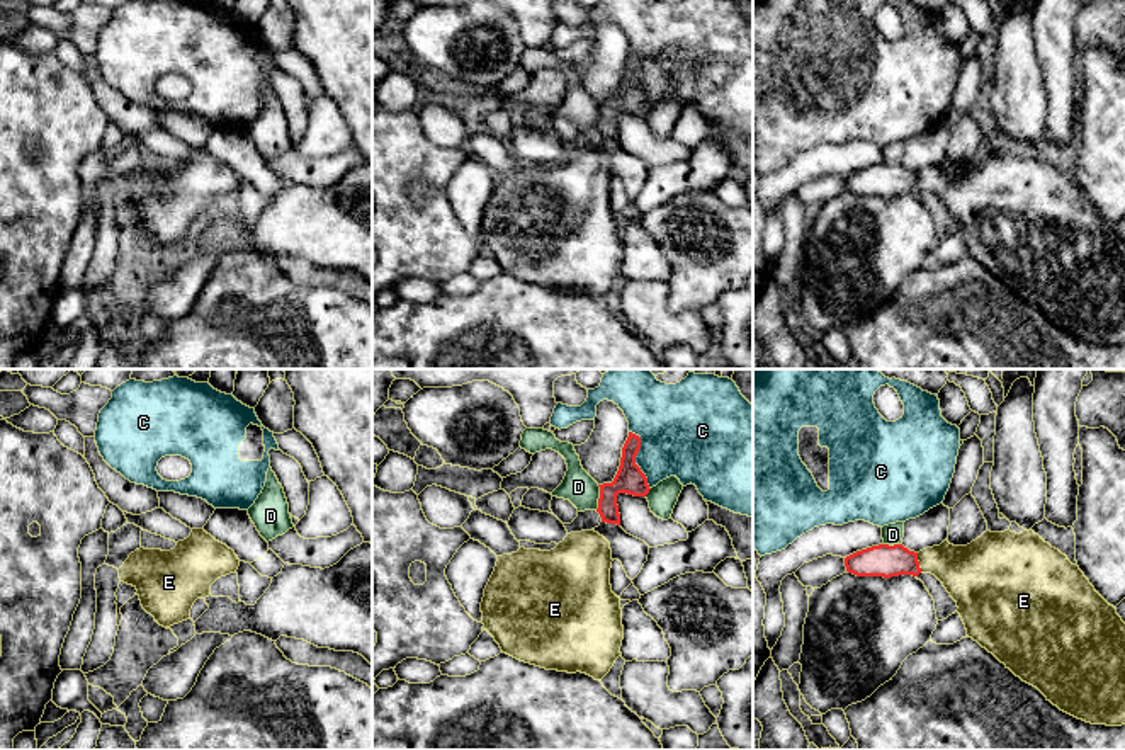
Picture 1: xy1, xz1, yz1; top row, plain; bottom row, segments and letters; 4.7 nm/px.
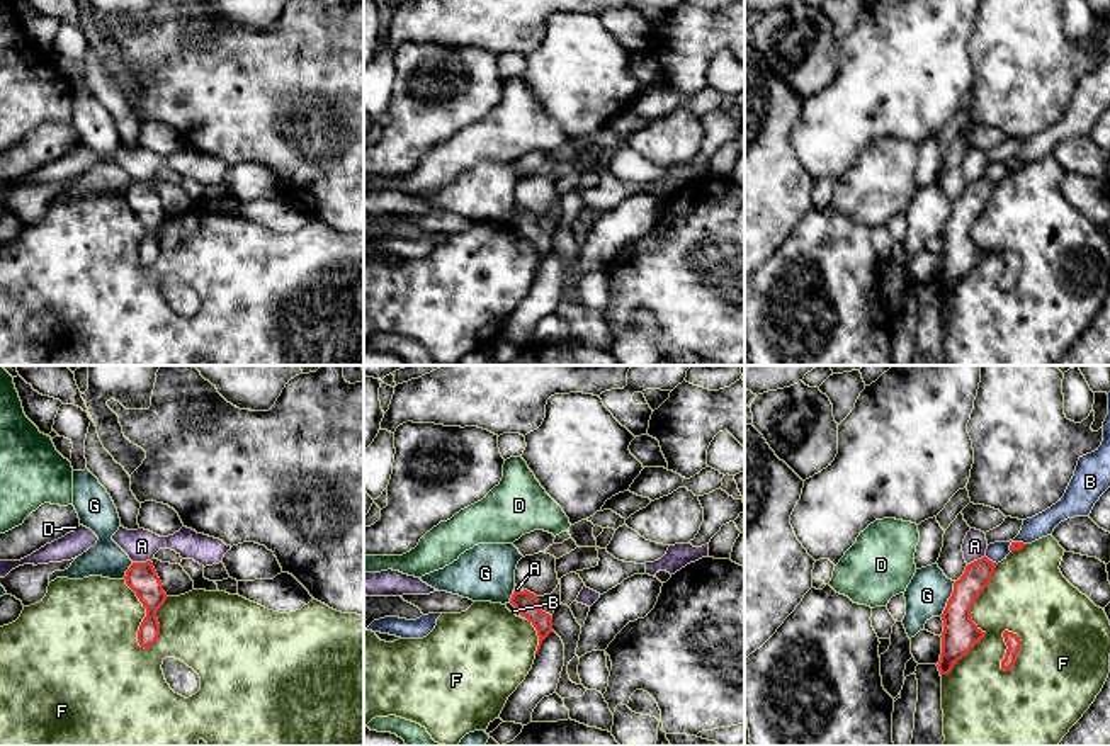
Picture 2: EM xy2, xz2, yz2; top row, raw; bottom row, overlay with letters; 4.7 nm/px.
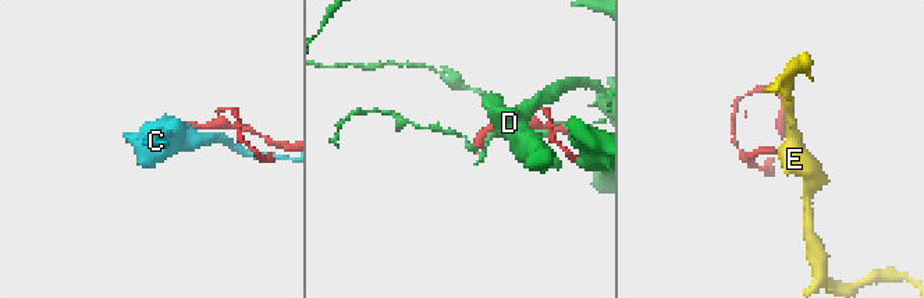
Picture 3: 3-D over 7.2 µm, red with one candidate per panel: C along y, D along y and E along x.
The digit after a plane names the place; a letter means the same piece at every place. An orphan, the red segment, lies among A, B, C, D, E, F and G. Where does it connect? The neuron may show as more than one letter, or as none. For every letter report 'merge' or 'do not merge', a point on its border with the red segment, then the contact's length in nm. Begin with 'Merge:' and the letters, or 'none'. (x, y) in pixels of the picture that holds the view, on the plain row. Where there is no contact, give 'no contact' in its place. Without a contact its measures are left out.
Merge: E
A: do not merge; meets red in xy2 at (141, 182); contact 90 nm long
B: do not merge; meets red in yz2 at (991, 180); contact 70 nm long
C: do not merge; meets red in xz1 at (634, 77); contact 300 nm long
D: do not merge; meets red in xz1 at (600, 116); contact 120 nm long
E: merge; meets red in yz1 at (918, 182); contact 100 nm long
F: do not merge; meets red in xy2 at (147, 235); contact 360 nm long
G: do not merge; meets red in yz2 at (949, 218); contact 190 nm long

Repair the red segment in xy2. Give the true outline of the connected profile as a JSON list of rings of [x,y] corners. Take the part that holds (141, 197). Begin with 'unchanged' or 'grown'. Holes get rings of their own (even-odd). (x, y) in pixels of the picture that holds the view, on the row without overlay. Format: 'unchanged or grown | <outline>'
unchanged | [[[151,180],[133,182],[126,190],[124,199],[146,228],[146,236],[143,238],[138,250],[138,262],[141,267],[148,268],[160,255],[156,229],[165,223],[167,212],[163,211],[163,204]]]

